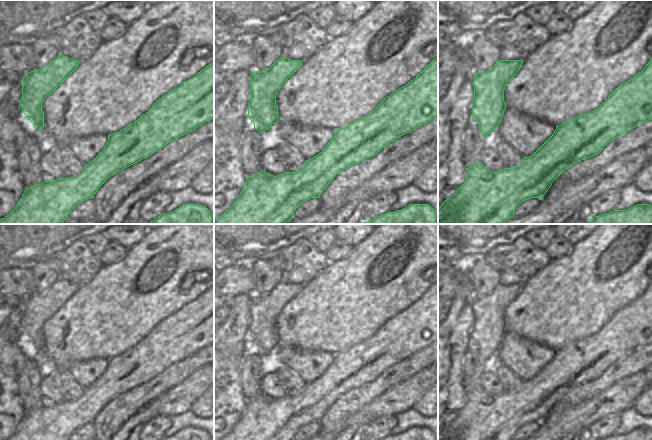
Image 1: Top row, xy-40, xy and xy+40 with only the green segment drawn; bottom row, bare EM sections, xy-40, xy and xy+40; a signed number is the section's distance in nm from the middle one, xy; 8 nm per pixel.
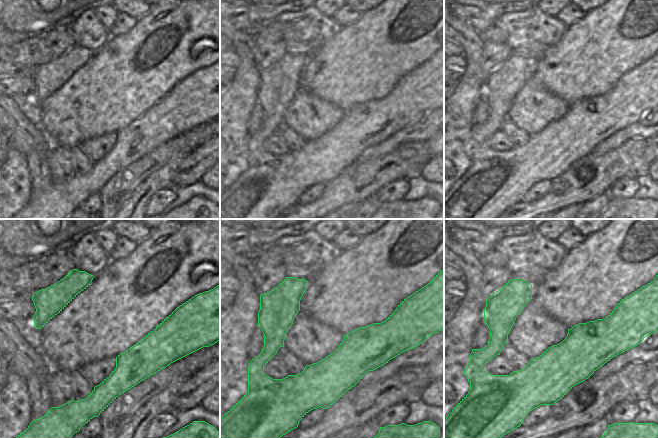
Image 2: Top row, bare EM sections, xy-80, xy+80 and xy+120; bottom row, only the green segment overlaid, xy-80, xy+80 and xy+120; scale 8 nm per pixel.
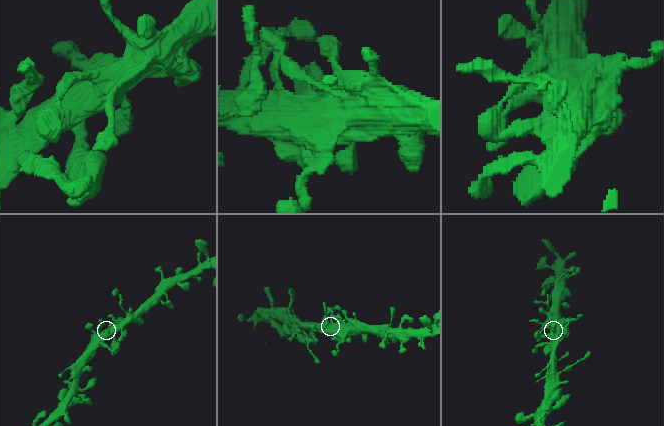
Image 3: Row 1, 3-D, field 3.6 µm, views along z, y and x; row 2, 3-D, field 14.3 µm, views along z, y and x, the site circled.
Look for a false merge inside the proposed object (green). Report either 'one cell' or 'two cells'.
two cells

